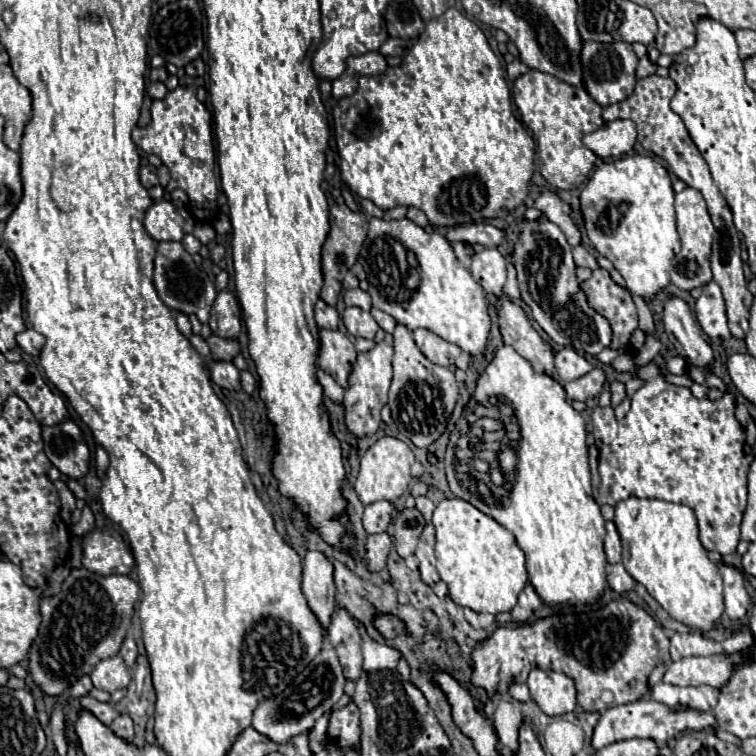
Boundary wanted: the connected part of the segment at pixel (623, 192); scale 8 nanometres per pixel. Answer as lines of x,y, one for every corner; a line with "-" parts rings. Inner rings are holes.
627,155
609,163
601,163
593,171
591,179
587,181
587,185
579,195
585,233
591,239
595,251
607,257
625,279
627,289
645,301
653,299
659,291
663,291
669,285
669,263
681,247
675,229
673,195
675,193
671,189
671,179
667,169
655,159
645,155

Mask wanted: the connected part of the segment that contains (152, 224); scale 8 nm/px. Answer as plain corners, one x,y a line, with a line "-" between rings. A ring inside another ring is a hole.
169,199
155,201
145,215
145,229
155,241
181,241
189,233
189,223
177,213

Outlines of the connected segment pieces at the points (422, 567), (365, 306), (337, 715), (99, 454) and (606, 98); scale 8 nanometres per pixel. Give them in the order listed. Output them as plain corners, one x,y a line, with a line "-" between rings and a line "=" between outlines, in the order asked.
431,523
425,525
421,537
419,537
419,545
417,545
417,559
419,559
419,573
421,573
421,579
427,583
427,585
433,585
439,581
439,573
435,569
435,555
433,555
433,549
435,549
435,529
=
363,289
345,291
343,299
345,299
345,305
355,305
355,307
361,307
363,311
370,311
372,308
371,297
=
349,703
347,707
333,711
329,719
329,729
327,735
337,735
337,743
341,747
357,747
359,745
359,709
355,703
=
97,447
97,451
95,451
95,465
97,465
97,475
103,479
105,469
109,465
109,455
101,447
=
587,41
583,45
583,51
581,51
581,63
583,63
583,79
585,79
585,87
589,91
589,95
601,105
601,107
607,107
607,105
613,105
613,103
619,103
619,101
625,101
631,93
633,93
633,87
637,83
637,77
635,77
635,69
637,69
637,55
633,53
633,47
625,41
619,41
619,43
609,43
609,45
601,45
601,43
595,43
595,41

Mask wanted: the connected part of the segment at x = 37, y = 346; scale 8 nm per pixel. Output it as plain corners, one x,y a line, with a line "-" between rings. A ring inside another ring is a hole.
25,329
25,331
17,333
15,339
17,339
17,345
29,355
39,355
39,351
45,345
45,337
41,333
37,333
35,329

